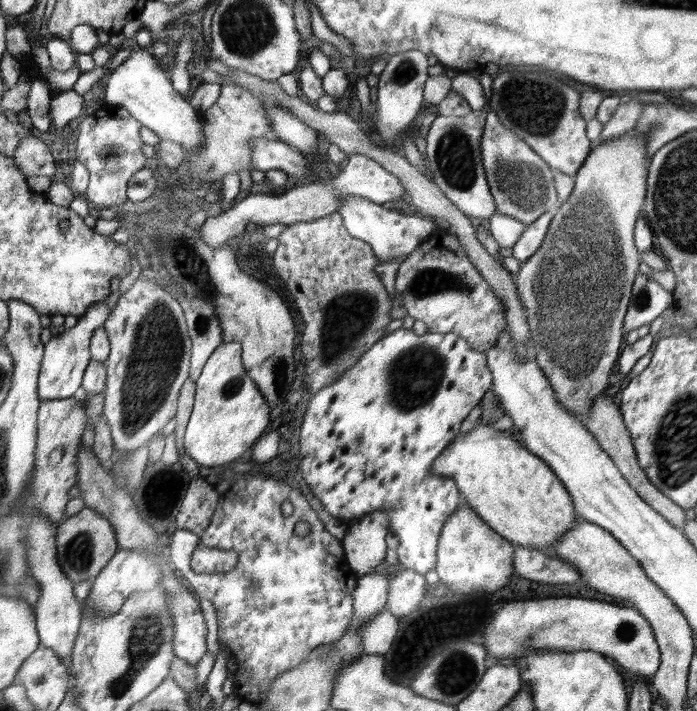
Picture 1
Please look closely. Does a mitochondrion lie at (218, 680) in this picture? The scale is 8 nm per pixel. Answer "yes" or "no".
no

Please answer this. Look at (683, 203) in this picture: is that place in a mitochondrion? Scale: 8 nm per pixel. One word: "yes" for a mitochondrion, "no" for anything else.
yes

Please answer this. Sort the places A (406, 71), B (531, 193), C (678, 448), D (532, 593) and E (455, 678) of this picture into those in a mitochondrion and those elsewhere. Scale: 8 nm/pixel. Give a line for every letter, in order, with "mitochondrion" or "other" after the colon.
A: mitochondrion
B: mitochondrion
C: mitochondrion
D: other
E: mitochondrion

